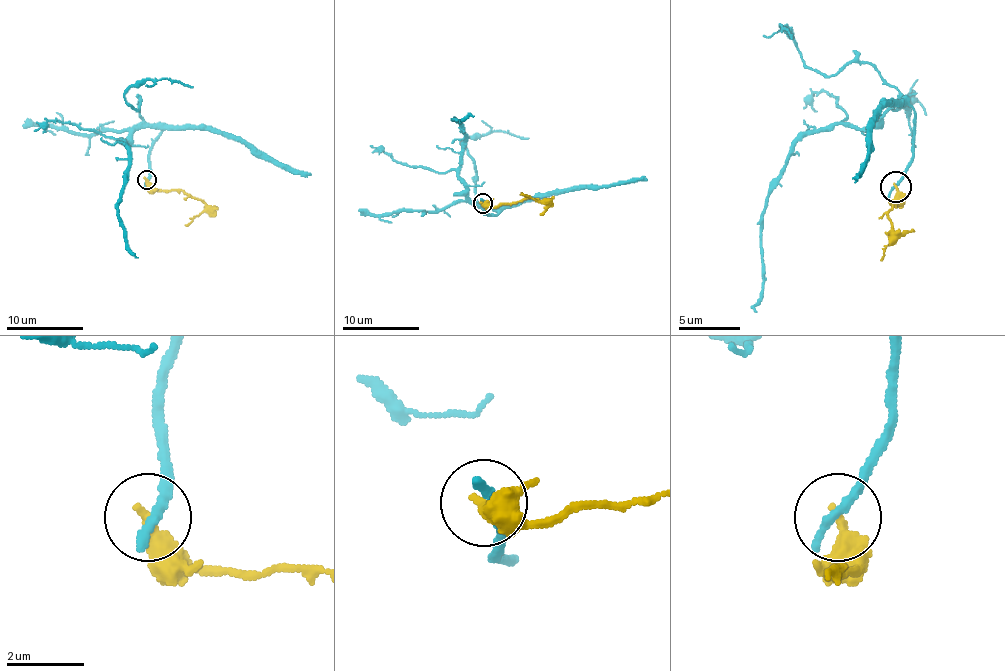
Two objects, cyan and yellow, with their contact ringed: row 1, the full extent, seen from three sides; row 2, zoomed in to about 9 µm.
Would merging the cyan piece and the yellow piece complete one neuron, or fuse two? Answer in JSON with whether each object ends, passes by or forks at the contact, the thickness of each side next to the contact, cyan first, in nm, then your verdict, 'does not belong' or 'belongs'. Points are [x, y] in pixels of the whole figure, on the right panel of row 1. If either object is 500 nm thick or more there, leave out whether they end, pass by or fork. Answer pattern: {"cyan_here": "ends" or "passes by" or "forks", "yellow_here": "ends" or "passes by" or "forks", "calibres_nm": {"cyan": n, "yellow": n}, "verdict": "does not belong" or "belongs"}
{"cyan_here": "ends", "yellow_here": "ends", "calibres_nm": {"cyan": 320, "yellow": 440}, "verdict": "does not belong"}

